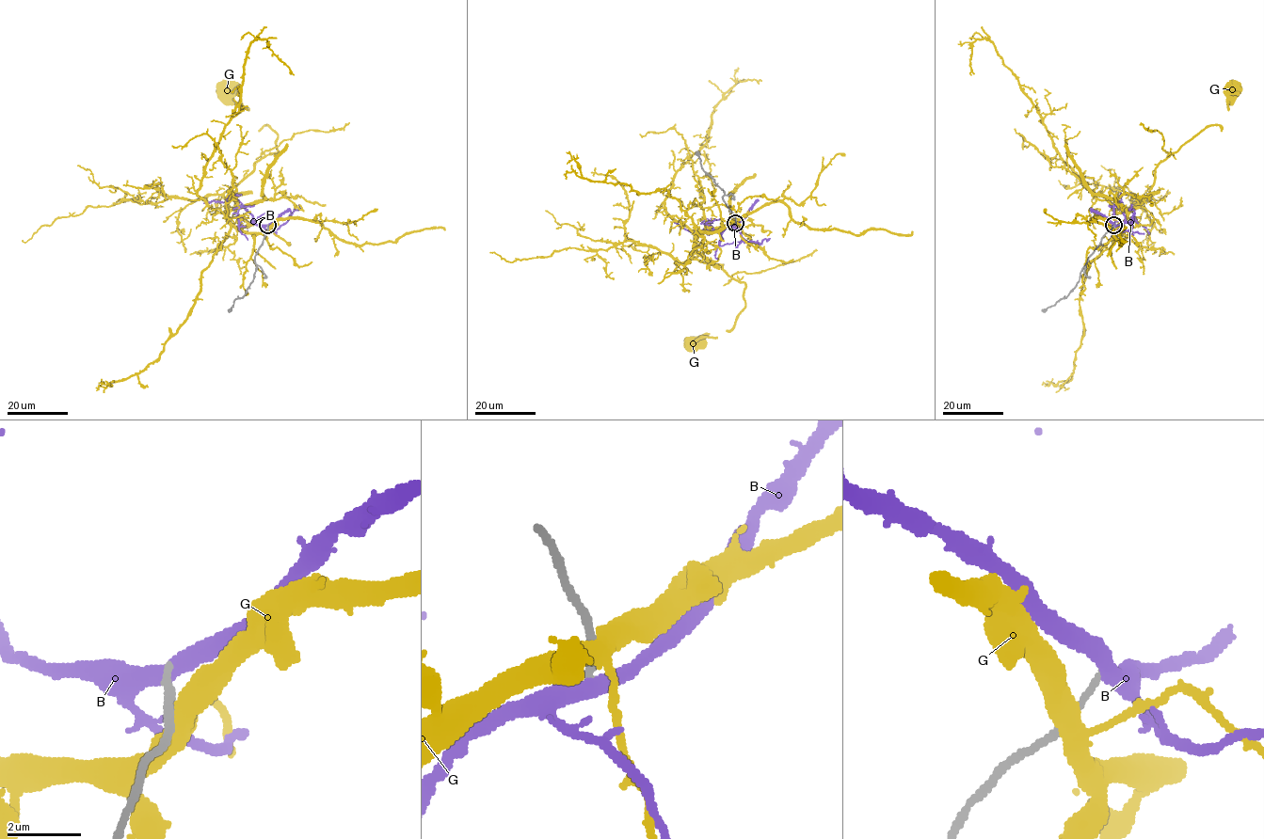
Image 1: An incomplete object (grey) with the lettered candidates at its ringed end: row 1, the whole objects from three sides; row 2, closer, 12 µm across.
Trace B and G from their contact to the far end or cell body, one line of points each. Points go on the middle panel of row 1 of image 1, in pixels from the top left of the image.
B: (735, 223), (720, 234), (709, 225), (701, 230), (692, 231), (671, 223)
G: (736, 220), (712, 231), (698, 231), (692, 259), (722, 265), (744, 283), (745, 307), (730, 330), (694, 344)

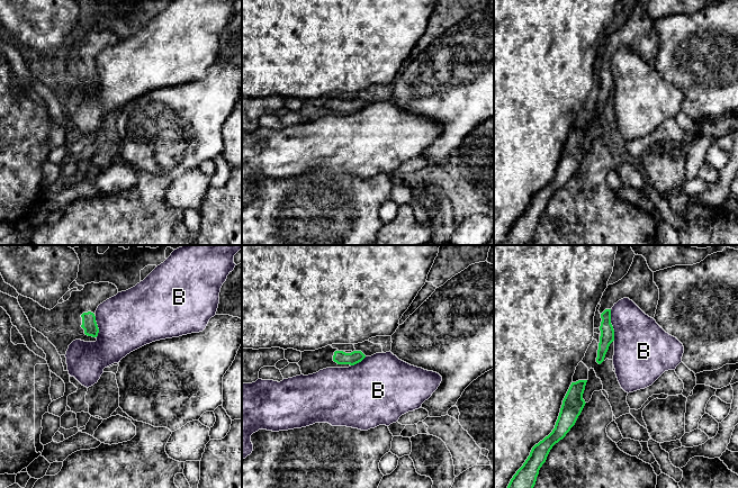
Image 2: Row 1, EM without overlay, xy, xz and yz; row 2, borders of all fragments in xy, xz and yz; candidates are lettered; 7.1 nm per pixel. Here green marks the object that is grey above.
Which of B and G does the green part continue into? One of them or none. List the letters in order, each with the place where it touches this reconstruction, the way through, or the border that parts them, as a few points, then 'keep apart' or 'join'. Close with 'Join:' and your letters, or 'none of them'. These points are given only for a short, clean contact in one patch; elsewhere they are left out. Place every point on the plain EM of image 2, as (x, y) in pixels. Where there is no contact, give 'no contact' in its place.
B: meets green in yz at (611, 73); keep apart
G: no contact; keep apart
Join: none of them

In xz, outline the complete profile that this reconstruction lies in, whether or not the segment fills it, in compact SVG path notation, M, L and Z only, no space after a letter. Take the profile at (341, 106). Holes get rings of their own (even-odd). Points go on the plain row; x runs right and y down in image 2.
M327 93L315 99L302 100L302 108L297 112L302 123L308 124L326 116L349 116L364 106L361 99L339 99Z

